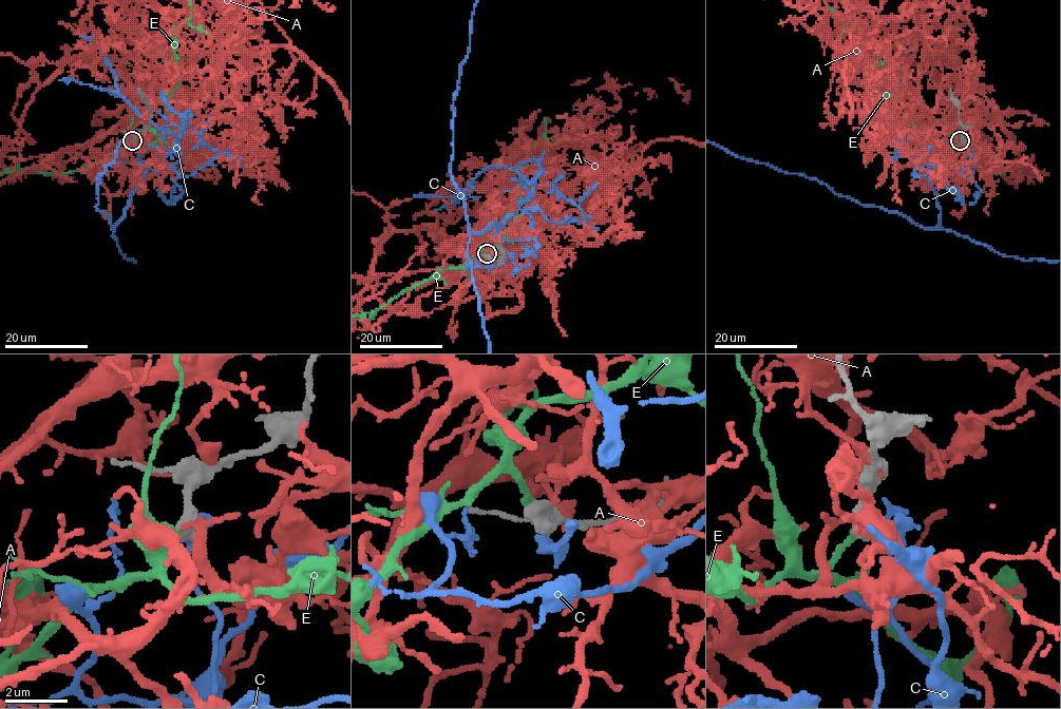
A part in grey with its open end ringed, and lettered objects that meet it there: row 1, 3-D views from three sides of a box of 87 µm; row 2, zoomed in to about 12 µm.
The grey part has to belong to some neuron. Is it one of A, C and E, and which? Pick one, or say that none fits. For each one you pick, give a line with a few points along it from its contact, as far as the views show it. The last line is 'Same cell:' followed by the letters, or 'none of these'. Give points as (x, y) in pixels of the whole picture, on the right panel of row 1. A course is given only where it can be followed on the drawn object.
Same cell: E

